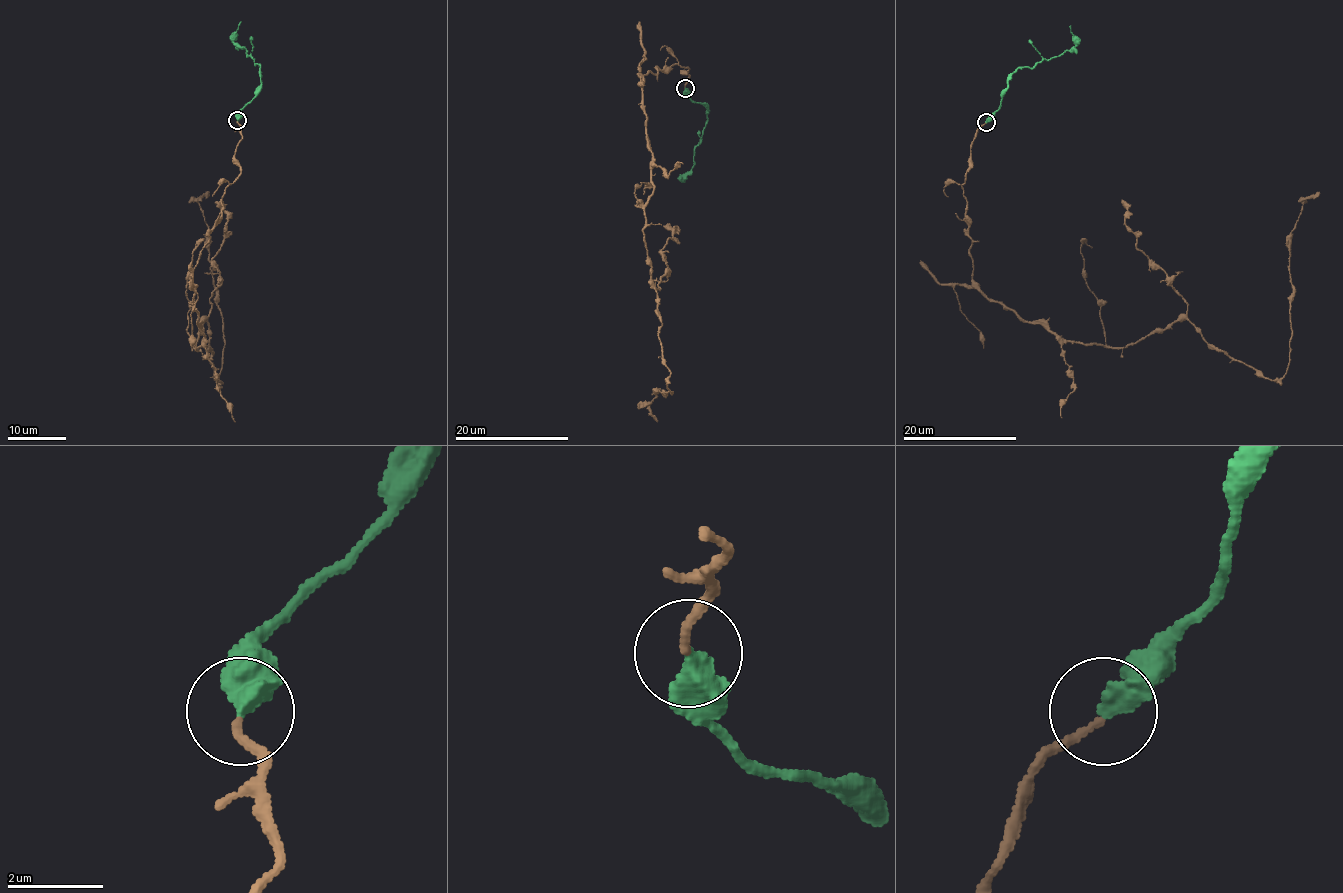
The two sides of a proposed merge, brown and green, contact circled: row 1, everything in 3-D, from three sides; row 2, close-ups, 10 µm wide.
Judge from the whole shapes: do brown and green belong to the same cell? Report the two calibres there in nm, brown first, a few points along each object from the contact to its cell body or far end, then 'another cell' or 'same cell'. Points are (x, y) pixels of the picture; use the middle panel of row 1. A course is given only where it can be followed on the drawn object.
150/480 nm | brown via (685, 87), (677, 63), (638, 75), (653, 156), (643, 234), (673, 391), (647, 405), (657, 421) | green via (685, 87), (694, 102), (708, 109), (703, 136), (694, 150), (694, 166), (681, 176), (688, 172) | same cell

